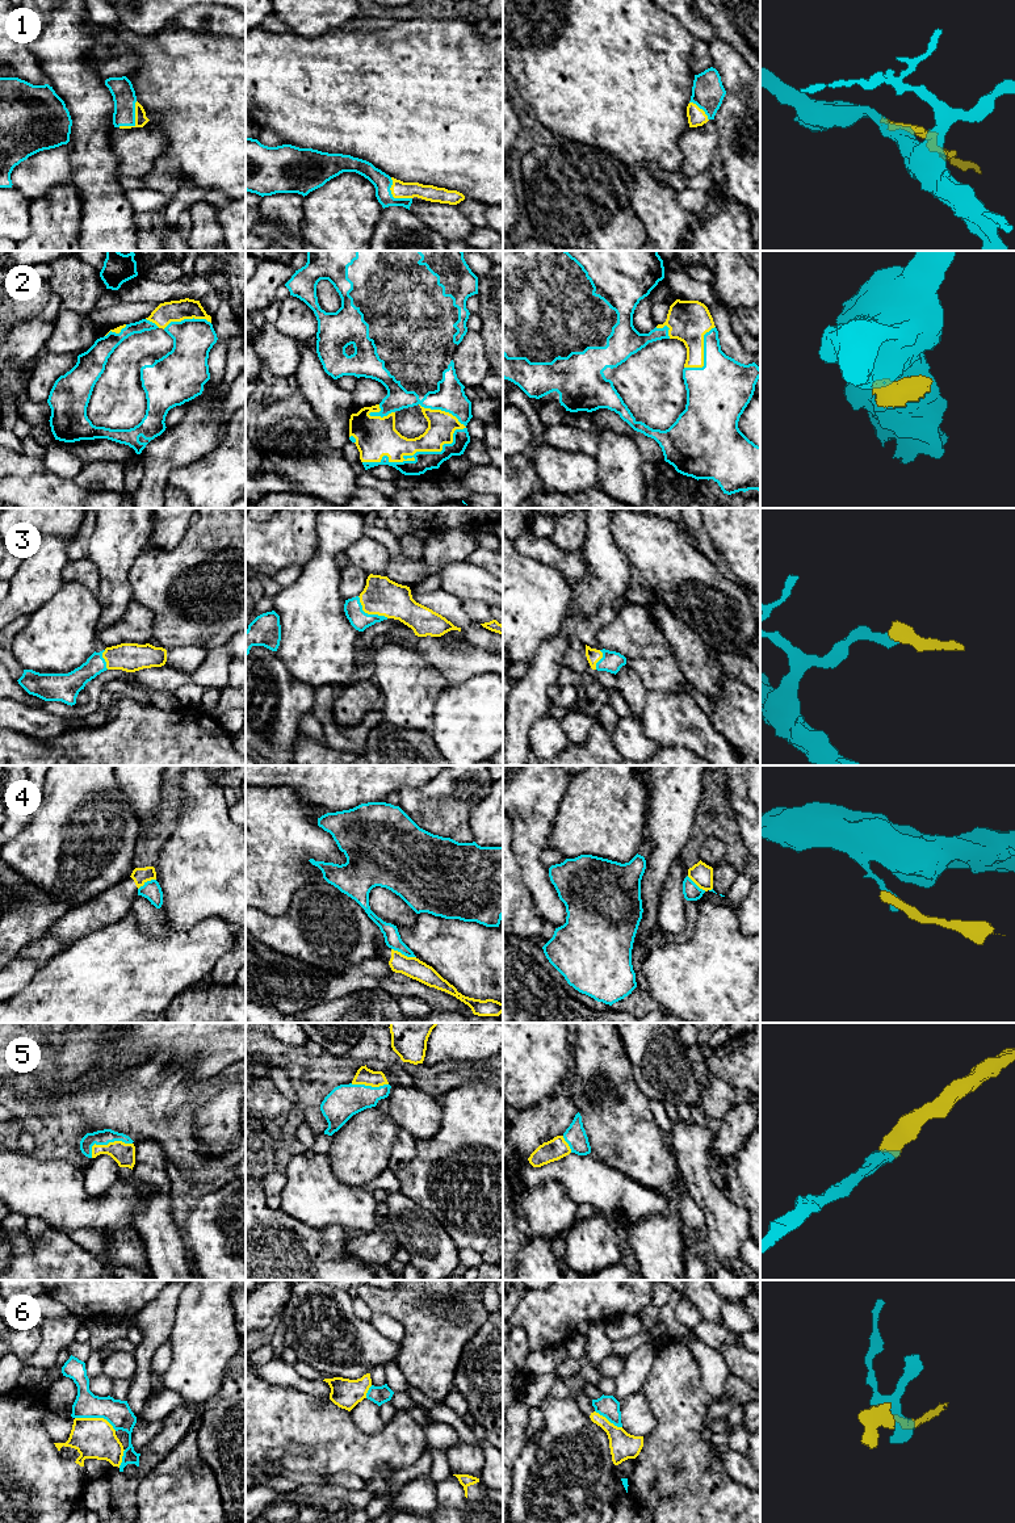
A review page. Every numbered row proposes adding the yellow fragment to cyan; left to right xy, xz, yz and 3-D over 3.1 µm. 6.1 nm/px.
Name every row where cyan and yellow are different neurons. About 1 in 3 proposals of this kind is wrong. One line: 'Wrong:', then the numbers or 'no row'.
Wrong: 4, 6

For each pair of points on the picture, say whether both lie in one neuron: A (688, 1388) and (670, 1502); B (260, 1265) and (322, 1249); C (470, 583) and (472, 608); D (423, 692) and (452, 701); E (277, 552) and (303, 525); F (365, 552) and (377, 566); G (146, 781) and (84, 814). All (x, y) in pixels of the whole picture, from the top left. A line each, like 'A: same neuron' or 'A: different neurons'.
A: same neuron
B: same neuron
C: different neurons
D: different neurons
E: same neuron
F: same neuron
G: different neurons

